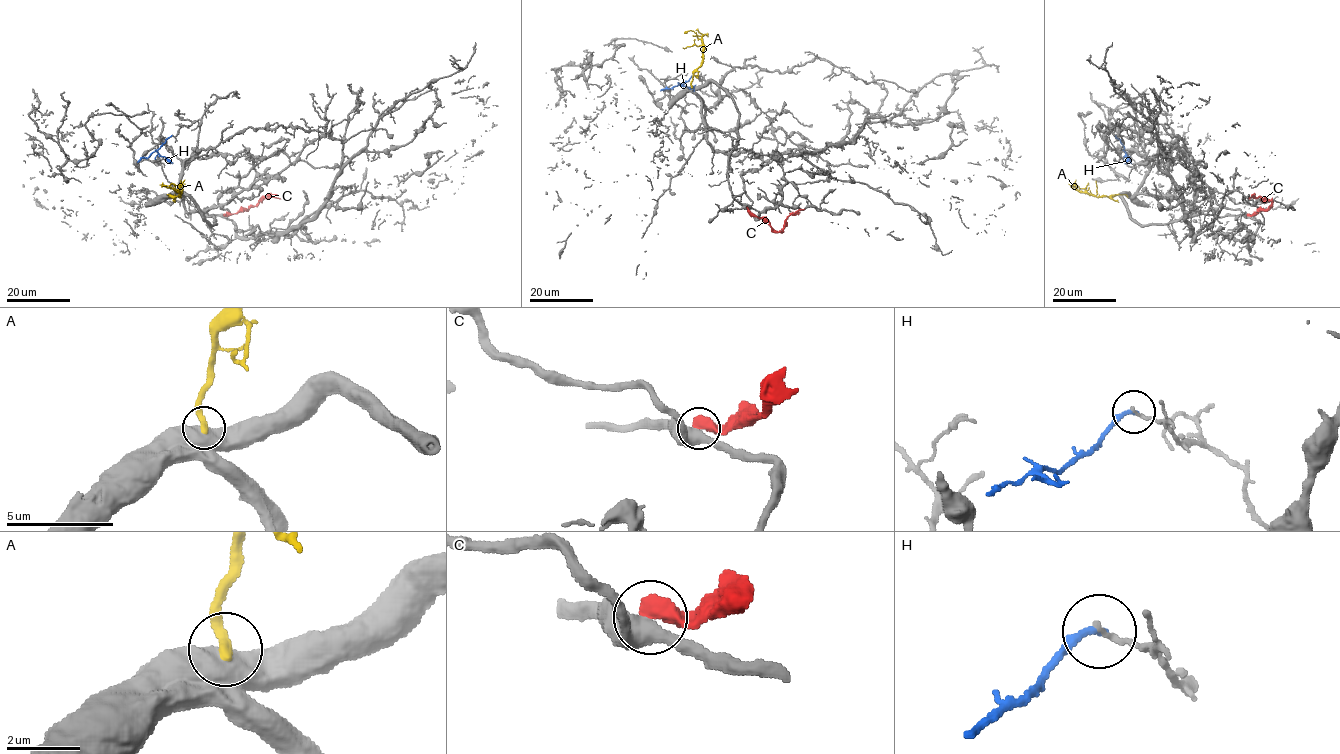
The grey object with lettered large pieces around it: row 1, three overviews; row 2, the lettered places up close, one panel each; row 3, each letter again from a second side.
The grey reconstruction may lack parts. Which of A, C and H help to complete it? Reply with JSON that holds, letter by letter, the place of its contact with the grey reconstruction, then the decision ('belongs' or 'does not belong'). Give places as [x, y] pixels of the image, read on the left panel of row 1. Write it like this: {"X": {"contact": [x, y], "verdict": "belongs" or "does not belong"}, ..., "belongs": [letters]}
{"A": {"contact": [168, 196], "verdict": "does not belong"}, "C": {"contact": [224, 215], "verdict": "does not belong"}, "H": {"contact": [171, 136], "verdict": "does not belong"}, "belongs": []}

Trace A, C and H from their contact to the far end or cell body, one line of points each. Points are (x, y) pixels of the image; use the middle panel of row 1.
A: (691, 87), (693, 73), (702, 59), (702, 40), (691, 30), (684, 33)
C: (747, 207), (777, 231), (782, 231), (786, 218), (804, 209)
H: (694, 75), (682, 84), (660, 91)

